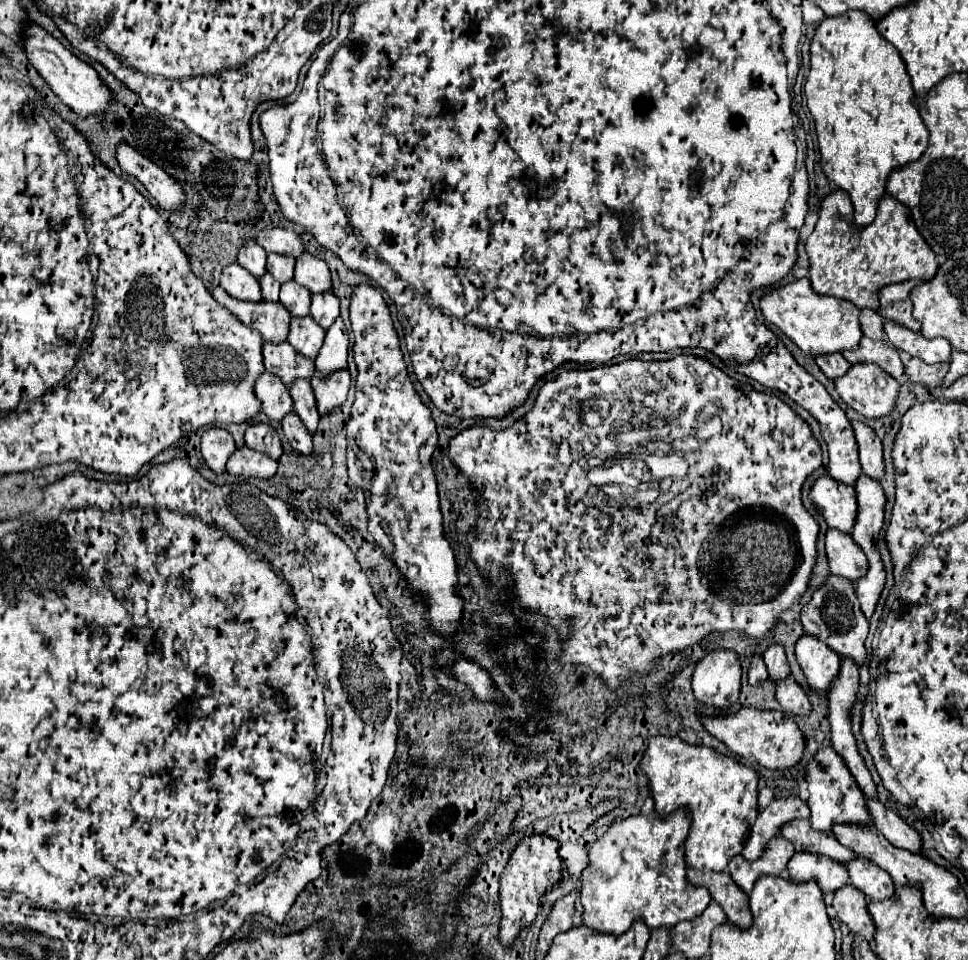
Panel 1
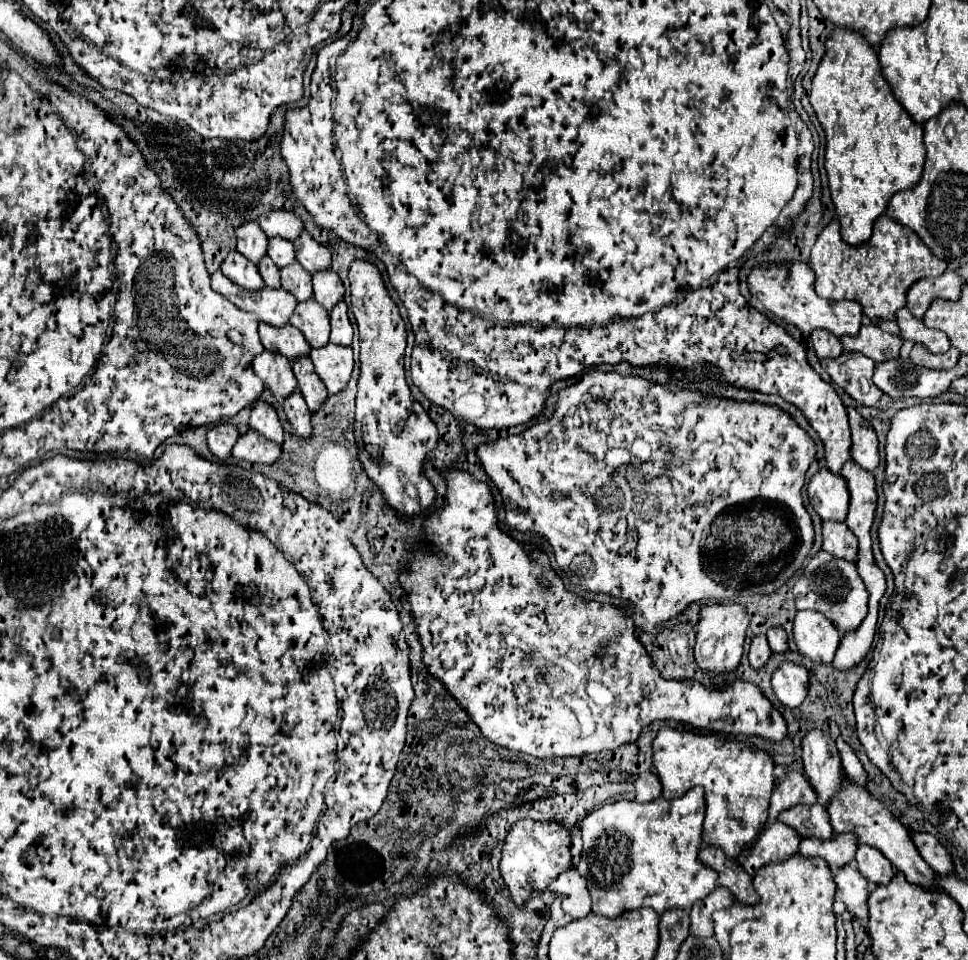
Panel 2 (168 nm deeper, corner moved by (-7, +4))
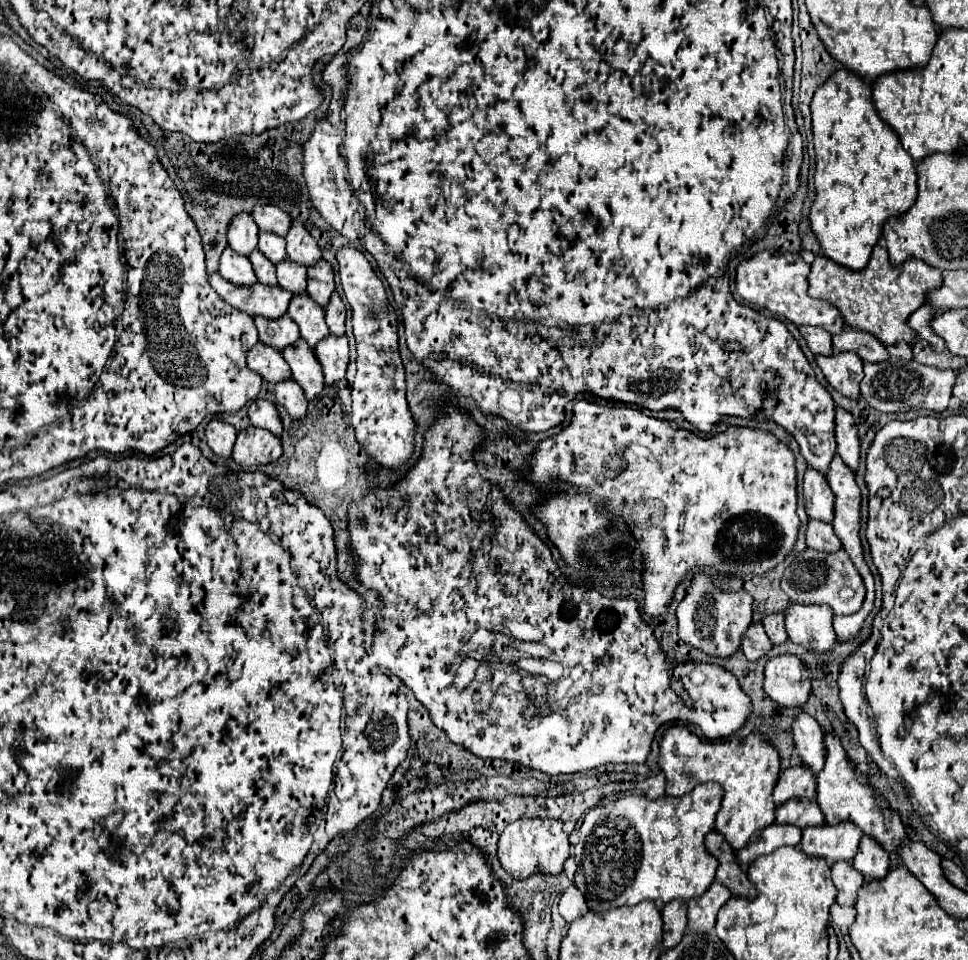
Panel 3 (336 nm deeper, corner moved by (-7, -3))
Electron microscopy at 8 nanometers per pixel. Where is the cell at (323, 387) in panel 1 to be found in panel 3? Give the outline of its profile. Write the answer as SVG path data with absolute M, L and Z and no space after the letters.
M328 334L326 338L322 338L322 342L318 342L318 346L314 346L316 358L322 364L324 370L324 378L326 384L334 384L340 378L344 378L346 374L346 366L348 366L348 338L334 338L332 334Z

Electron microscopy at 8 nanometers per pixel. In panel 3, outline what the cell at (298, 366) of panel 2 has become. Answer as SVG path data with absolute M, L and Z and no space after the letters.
M300 338L300 342L294 342L294 346L288 346L282 354L292 370L292 378L302 386L306 398L314 400L324 388L324 374L312 346L306 346L306 340Z

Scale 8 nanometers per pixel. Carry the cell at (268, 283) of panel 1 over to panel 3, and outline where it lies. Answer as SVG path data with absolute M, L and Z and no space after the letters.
M254 250L254 254L250 254L248 260L254 266L254 272L256 272L258 282L268 284L268 286L274 286L276 284L276 268L274 268L274 264L266 256L262 256L260 250Z

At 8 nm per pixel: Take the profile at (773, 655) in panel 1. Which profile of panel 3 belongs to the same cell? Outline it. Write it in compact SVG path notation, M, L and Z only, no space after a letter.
M782 612L766 614L762 618L762 626L764 626L768 638L772 640L772 644L782 644L788 638L786 636L786 628L784 628L784 614Z

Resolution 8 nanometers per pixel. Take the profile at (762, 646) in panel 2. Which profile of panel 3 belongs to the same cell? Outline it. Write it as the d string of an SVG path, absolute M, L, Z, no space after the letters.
M752 622L746 630L746 634L742 634L742 652L748 660L760 660L768 650L772 648L770 638L764 632L764 626L760 622Z

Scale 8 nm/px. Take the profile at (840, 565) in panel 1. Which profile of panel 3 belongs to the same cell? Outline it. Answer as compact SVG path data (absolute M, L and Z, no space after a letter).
M808 520L806 526L806 544L814 550L822 550L822 552L836 552L842 548L842 544L838 542L834 530L830 524L826 522L818 522L818 520Z

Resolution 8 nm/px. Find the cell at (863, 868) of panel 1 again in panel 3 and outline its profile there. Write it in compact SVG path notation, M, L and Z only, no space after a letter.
M866 836L860 842L858 854L854 856L852 864L868 880L884 878L890 870L890 858L886 858L886 850L882 850L882 846L878 846L878 842L874 842L874 838L866 838Z

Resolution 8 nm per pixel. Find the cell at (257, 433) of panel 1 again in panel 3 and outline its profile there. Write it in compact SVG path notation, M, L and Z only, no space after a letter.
M256 398L248 408L248 418L250 418L252 426L264 428L276 436L282 436L282 422L280 422L276 406L270 400Z

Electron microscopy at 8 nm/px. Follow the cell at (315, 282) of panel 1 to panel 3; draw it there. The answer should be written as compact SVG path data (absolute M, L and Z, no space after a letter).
M292 220L290 232L286 234L286 252L290 260L304 266L312 266L322 258L316 240L310 236L310 232L304 228L300 220Z

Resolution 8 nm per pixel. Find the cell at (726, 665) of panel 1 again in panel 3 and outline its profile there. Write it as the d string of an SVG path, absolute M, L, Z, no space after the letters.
M696 572L676 610L678 636L706 654L728 658L740 648L740 638L752 622L752 602L746 590L722 590L714 584L710 574Z

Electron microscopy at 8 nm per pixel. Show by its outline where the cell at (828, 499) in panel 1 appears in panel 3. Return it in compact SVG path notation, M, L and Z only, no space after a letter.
M808 468L804 472L804 508L808 518L816 518L822 522L832 522L834 518L834 494L826 484L824 474Z

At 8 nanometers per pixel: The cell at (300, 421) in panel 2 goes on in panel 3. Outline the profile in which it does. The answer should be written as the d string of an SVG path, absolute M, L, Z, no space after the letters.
M288 378L286 382L278 382L274 386L274 392L278 404L282 404L292 418L302 418L306 414L308 400L304 396L304 390L292 378Z

